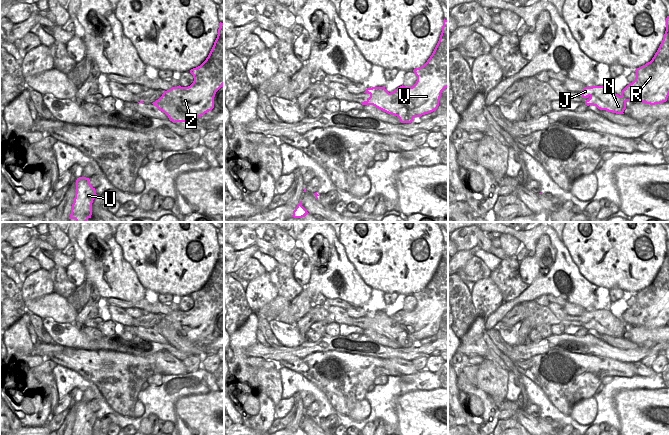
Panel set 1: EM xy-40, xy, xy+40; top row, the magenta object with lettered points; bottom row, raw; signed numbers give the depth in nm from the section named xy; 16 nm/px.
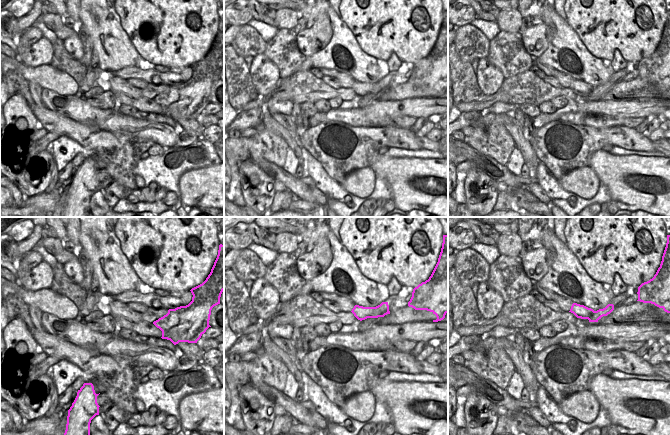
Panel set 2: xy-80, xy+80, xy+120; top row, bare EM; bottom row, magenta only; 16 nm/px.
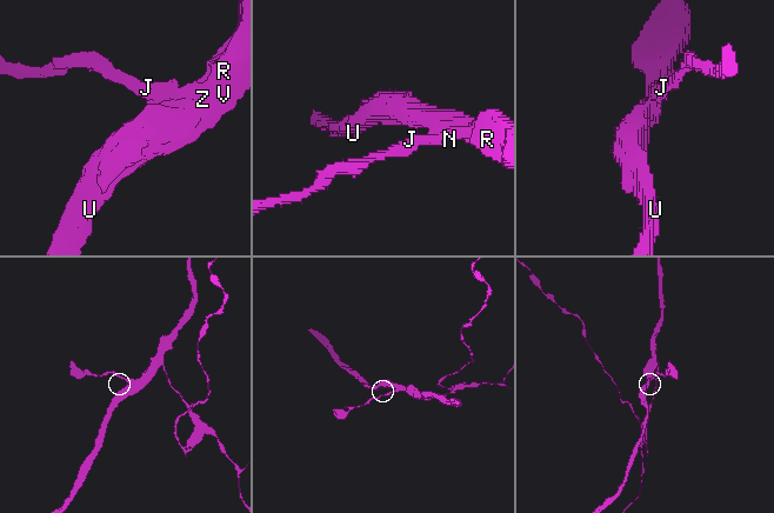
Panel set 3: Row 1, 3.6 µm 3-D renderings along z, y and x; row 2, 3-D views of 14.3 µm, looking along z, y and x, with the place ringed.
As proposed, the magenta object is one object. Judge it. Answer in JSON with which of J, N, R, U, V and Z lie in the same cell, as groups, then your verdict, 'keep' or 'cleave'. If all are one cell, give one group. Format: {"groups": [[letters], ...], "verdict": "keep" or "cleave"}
{"groups": [["J", "N"], ["R", "U", "V", "Z"]], "verdict": "cleave"}

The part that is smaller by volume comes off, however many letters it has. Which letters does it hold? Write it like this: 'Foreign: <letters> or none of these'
Foreign: J, N

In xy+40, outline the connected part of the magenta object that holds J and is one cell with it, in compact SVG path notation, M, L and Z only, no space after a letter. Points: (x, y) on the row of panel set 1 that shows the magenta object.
M609 86L585 87L581 92L583 98L589 98L585 101L585 105L593 105L600 110L624 114L628 100L616 94Z

